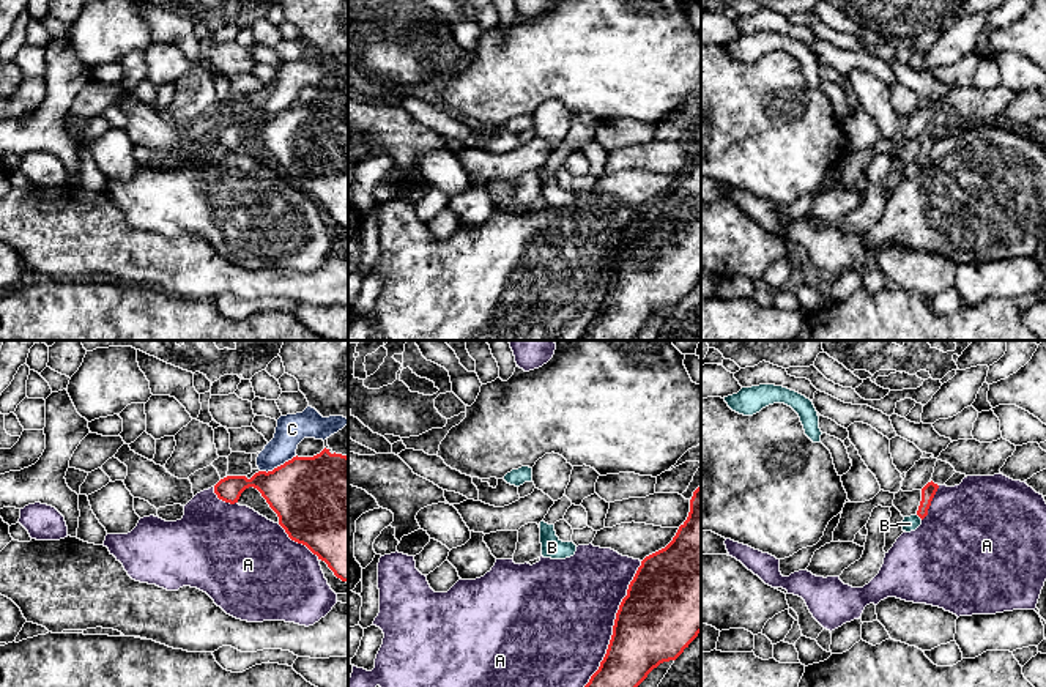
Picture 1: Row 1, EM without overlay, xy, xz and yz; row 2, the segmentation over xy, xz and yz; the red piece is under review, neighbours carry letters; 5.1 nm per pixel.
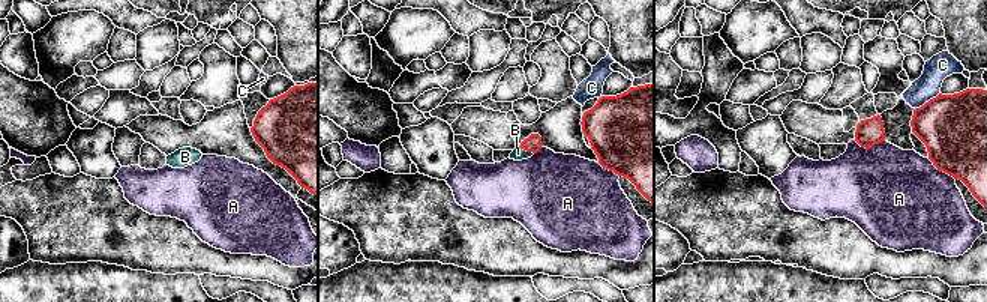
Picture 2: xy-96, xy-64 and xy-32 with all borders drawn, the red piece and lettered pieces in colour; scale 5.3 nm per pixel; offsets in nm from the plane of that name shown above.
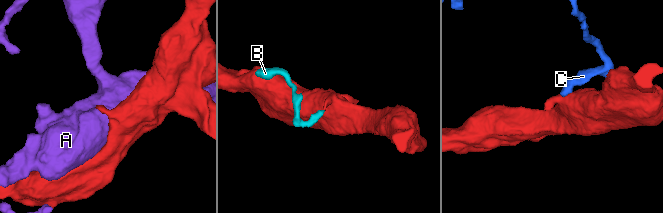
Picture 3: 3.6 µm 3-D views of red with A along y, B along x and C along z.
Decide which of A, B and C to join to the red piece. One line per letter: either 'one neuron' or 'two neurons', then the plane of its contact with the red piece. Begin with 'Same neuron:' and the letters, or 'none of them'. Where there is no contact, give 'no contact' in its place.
Same neuron: B
A: two neurons | xz
B: one neuron | yz
C: two neurons | xy

